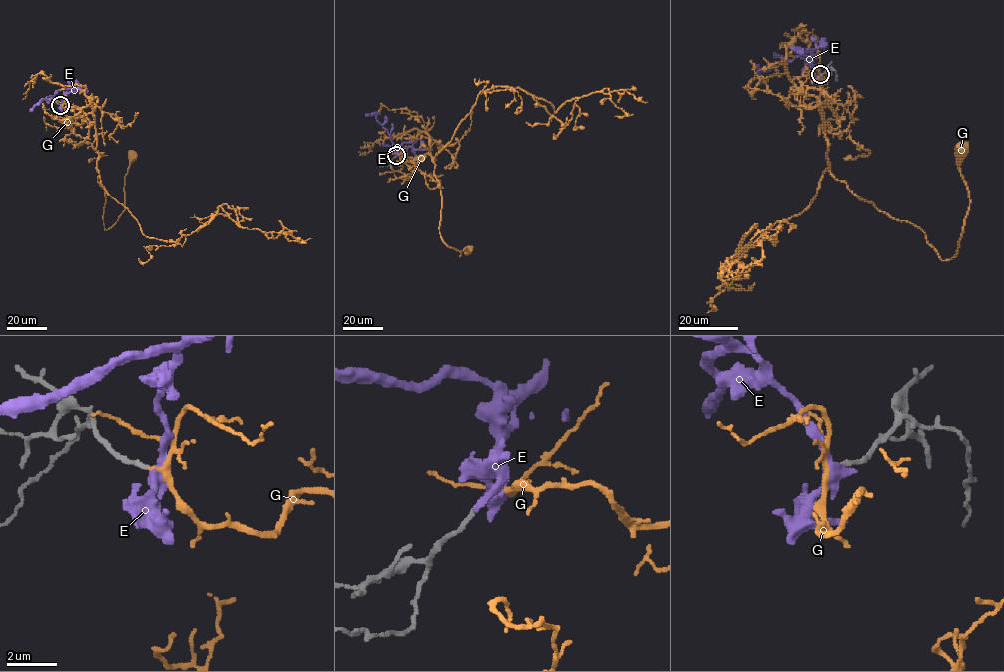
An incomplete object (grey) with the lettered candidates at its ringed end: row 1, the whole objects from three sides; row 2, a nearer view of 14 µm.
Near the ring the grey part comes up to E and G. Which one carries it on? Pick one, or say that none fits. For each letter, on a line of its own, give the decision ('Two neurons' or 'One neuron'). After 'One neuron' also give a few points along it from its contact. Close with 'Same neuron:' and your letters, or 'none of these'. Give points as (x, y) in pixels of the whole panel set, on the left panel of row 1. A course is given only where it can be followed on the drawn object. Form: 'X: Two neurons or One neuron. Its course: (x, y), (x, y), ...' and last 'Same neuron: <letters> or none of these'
E: Two neurons
G: One neuron. Its course: (60, 105), (78, 107), (94, 123), (105, 230), (125, 207), (131, 156)
Same neuron: G

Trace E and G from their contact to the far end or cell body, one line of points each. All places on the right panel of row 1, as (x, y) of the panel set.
E: (820, 74), (812, 63), (801, 57), (808, 49), (789, 61), (778, 61), (769, 70), (760, 70), (759, 84)
G: (820, 74), (831, 175), (879, 210), (917, 226), (942, 260), (955, 254), (969, 206), (958, 151)

